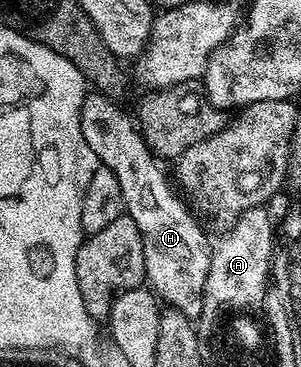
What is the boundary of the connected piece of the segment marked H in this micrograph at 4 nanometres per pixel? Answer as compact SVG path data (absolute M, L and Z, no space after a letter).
M99 92L85 93L80 109L82 136L86 144L90 144L90 152L94 152L97 163L110 168L114 176L118 176L124 209L134 224L138 224L138 232L144 234L144 276L147 285L157 299L163 300L171 309L185 314L188 319L199 319L204 313L204 289L206 276L210 272L213 243L208 243L200 227L201 219L177 193L170 178L168 183L160 167L163 165L144 143L139 125L120 105L117 99Z

